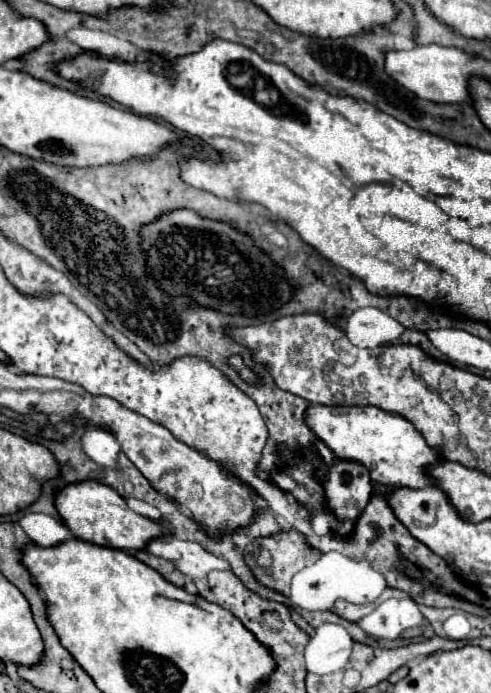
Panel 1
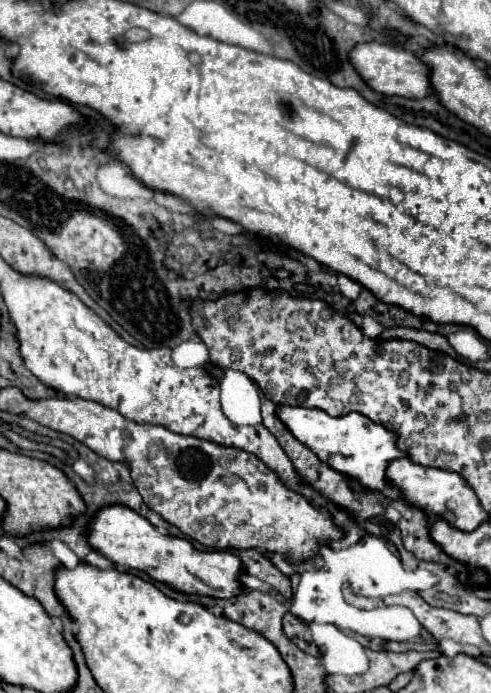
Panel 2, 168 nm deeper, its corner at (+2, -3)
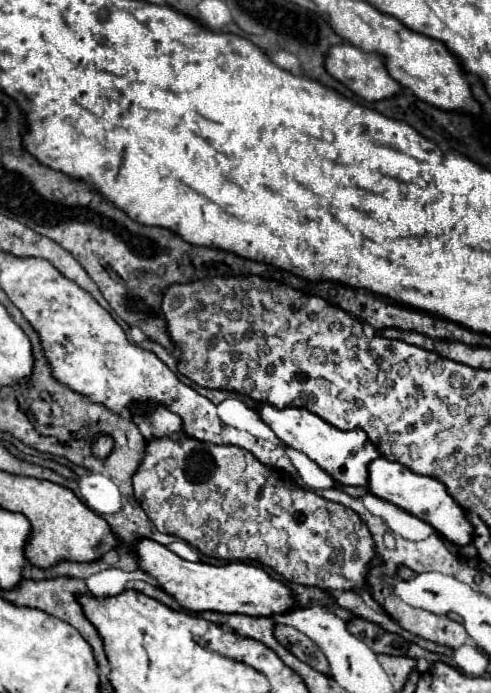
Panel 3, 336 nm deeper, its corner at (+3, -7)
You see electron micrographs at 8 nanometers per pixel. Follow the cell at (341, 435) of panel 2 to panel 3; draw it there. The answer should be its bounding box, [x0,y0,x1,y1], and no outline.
[259,404,379,486]

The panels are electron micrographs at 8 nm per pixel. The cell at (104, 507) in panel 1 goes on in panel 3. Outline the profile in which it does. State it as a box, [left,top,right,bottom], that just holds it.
[135,538,295,616]

